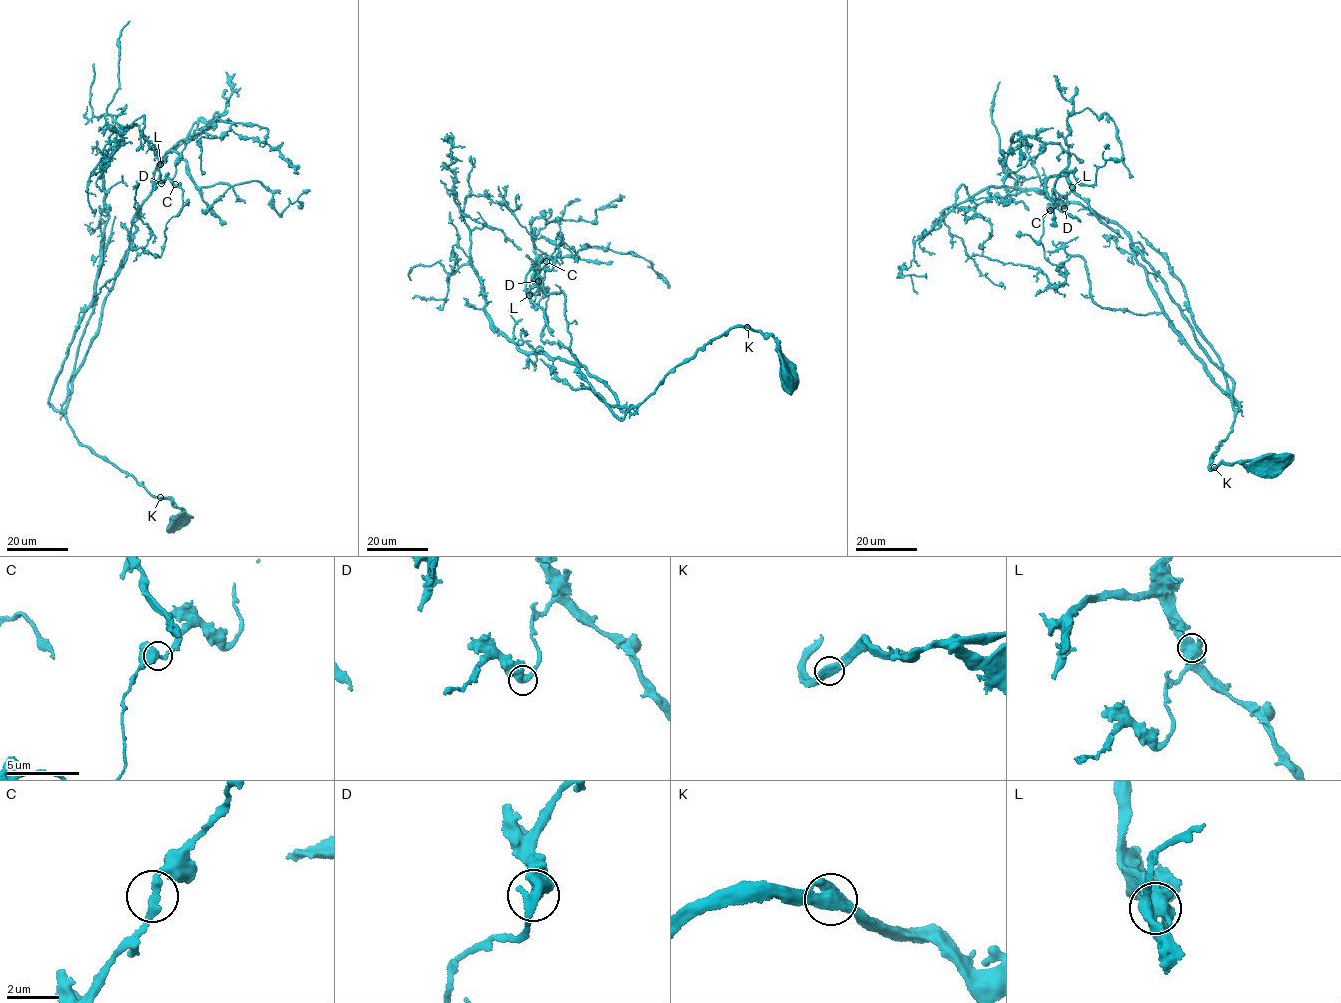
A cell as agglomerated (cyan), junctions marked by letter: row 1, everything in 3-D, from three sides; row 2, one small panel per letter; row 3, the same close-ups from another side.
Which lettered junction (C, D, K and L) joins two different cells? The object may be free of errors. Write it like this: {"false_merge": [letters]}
{"false_merge": []}

